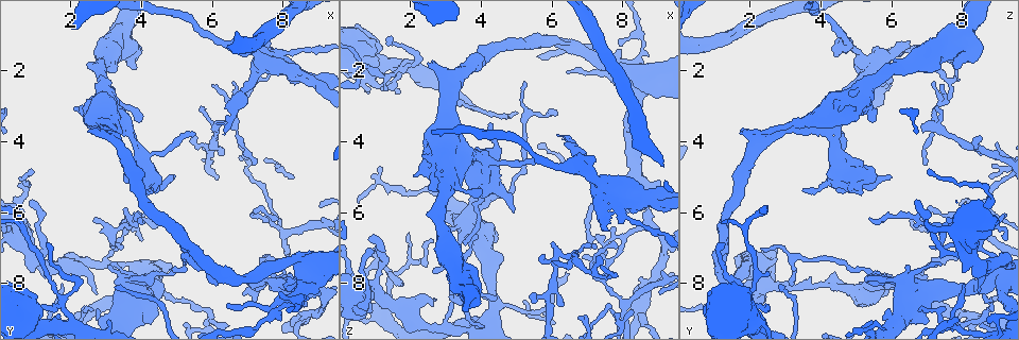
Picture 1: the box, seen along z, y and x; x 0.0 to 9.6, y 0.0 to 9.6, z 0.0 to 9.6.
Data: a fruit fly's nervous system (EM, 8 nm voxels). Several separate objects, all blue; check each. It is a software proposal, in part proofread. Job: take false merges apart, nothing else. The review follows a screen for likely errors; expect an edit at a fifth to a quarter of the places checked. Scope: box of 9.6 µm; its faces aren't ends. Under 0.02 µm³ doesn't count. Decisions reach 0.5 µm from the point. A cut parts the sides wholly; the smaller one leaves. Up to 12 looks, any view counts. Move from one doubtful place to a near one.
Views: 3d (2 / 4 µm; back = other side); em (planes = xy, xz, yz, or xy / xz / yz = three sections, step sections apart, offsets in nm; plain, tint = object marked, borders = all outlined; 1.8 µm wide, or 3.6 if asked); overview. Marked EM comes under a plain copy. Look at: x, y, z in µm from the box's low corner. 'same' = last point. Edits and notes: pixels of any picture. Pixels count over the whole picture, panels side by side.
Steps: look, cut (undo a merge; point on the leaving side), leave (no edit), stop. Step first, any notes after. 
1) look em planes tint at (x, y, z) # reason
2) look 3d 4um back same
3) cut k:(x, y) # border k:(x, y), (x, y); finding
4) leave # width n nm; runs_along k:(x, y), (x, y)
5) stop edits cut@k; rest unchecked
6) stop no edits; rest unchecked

look 3d 4um at (3.80, 3.90, 4.35) # calibre changes

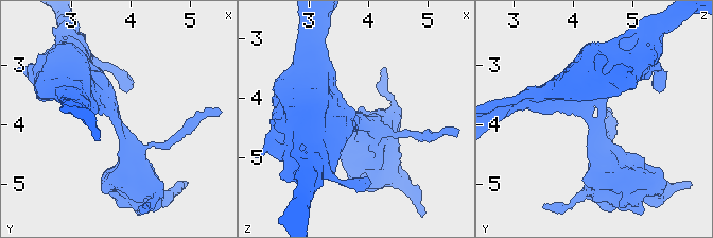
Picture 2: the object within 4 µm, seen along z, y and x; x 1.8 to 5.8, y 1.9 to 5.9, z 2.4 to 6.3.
look em xy step 4 tint at (3.75, 3.90, 4.35) # arm_widths 280, 340 nm; now the EM

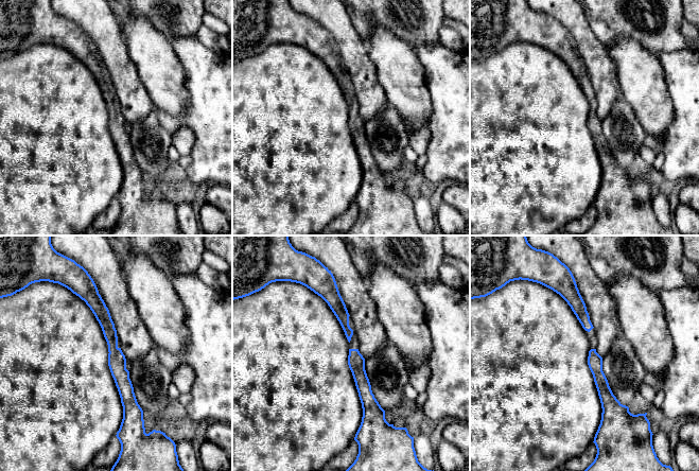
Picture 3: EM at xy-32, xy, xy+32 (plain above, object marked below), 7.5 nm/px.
look em planes tint same

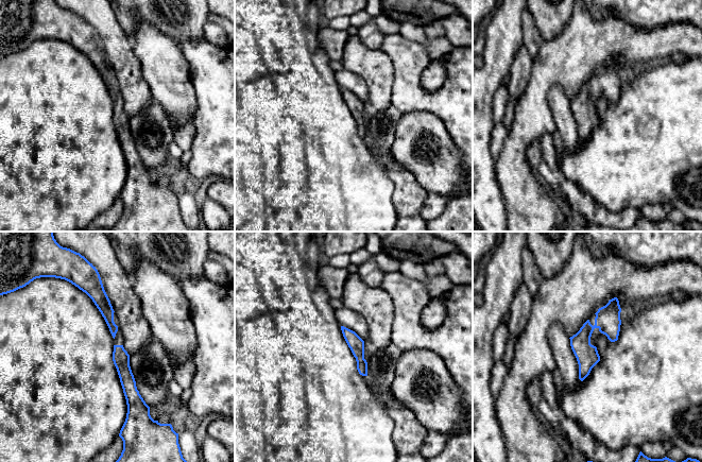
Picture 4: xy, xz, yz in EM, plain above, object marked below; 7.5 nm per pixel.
leave # runs_along 4:(615, 301), (584, 335), (581, 376); all the same cell

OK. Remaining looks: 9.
look 3d 4um at (9.10, 2.50, 5.80) # abrupt turn

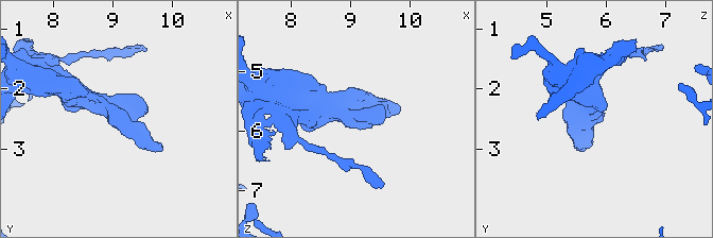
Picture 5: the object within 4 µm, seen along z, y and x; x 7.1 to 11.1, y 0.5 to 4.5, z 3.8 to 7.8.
look em planes tint at (9.10, 2.45, 5.80) # need the tissue

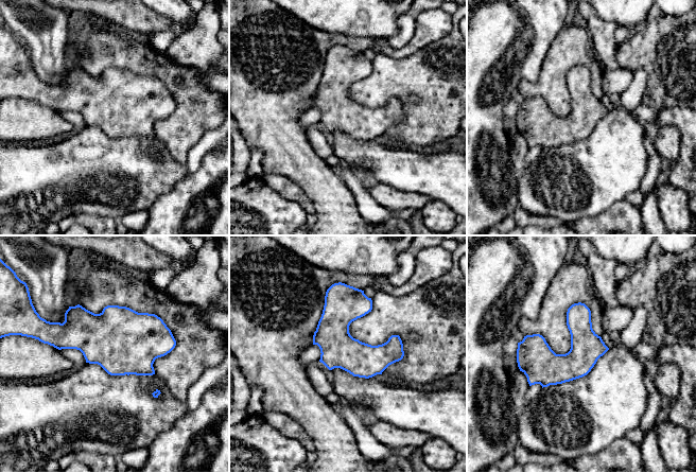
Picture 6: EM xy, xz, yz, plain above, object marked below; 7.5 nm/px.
leave # one cell here

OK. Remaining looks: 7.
look 3d 2um at (7.50, 1.80, 5.30) # a narrow waist

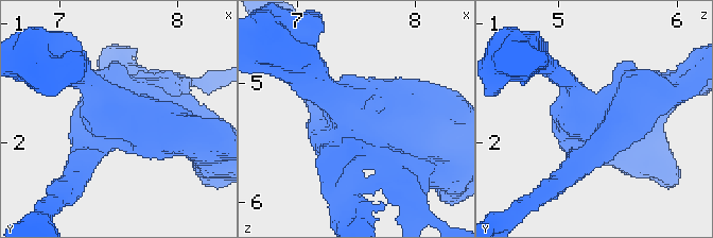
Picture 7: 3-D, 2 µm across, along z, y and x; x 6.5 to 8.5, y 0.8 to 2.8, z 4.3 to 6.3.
look em planes tint at (7.48, 1.78, 5.26) # need the tissue

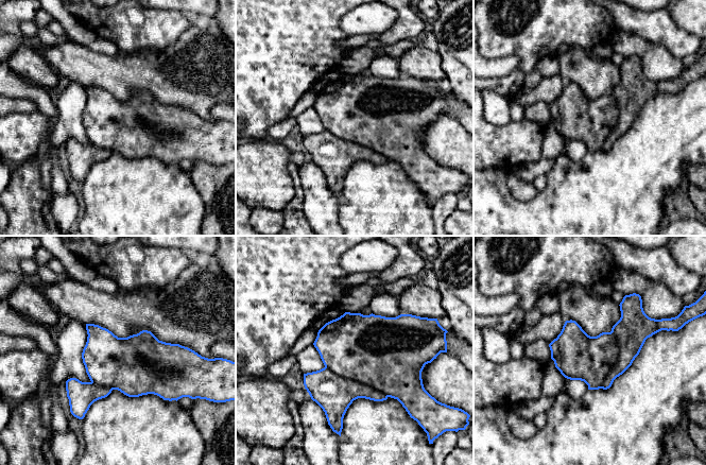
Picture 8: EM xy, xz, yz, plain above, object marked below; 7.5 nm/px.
cut 8:(334, 394) # a second cell is stuck on

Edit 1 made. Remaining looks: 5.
look em yz step 4 borders at (3.05, 3.70, 2.60) # arms part here

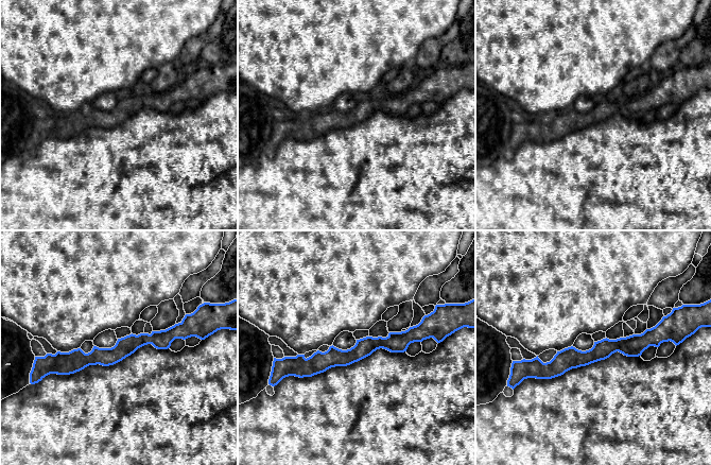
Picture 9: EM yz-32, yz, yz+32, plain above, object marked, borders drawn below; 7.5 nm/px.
leave # runs_along 9:(419, 338), (294, 361); continuous, no second cell

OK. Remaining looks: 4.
look 3d 4um at (2.00, 7.45, 8.85)

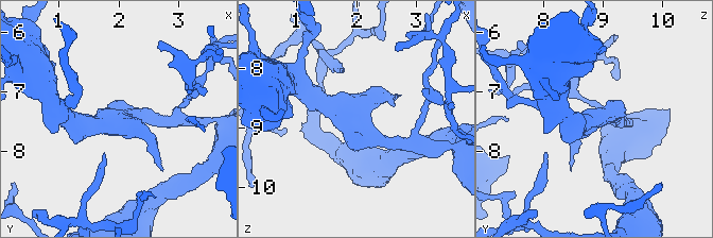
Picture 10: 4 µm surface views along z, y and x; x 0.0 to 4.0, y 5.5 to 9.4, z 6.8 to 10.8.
look em yz step 4 tint at (2.00, 7.45, 8.90)

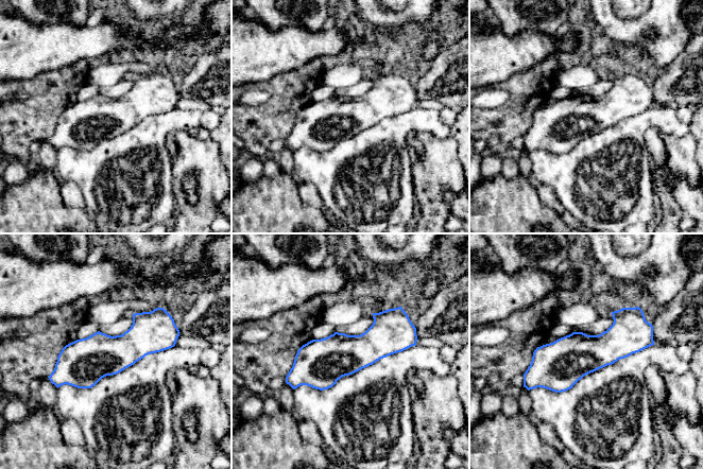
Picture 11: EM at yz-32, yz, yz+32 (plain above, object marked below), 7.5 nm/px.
leave # runs_along 11:(413, 341), (379, 341), (291, 375); one cell here

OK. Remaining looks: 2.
stop edits cut@8; rest unchecked

